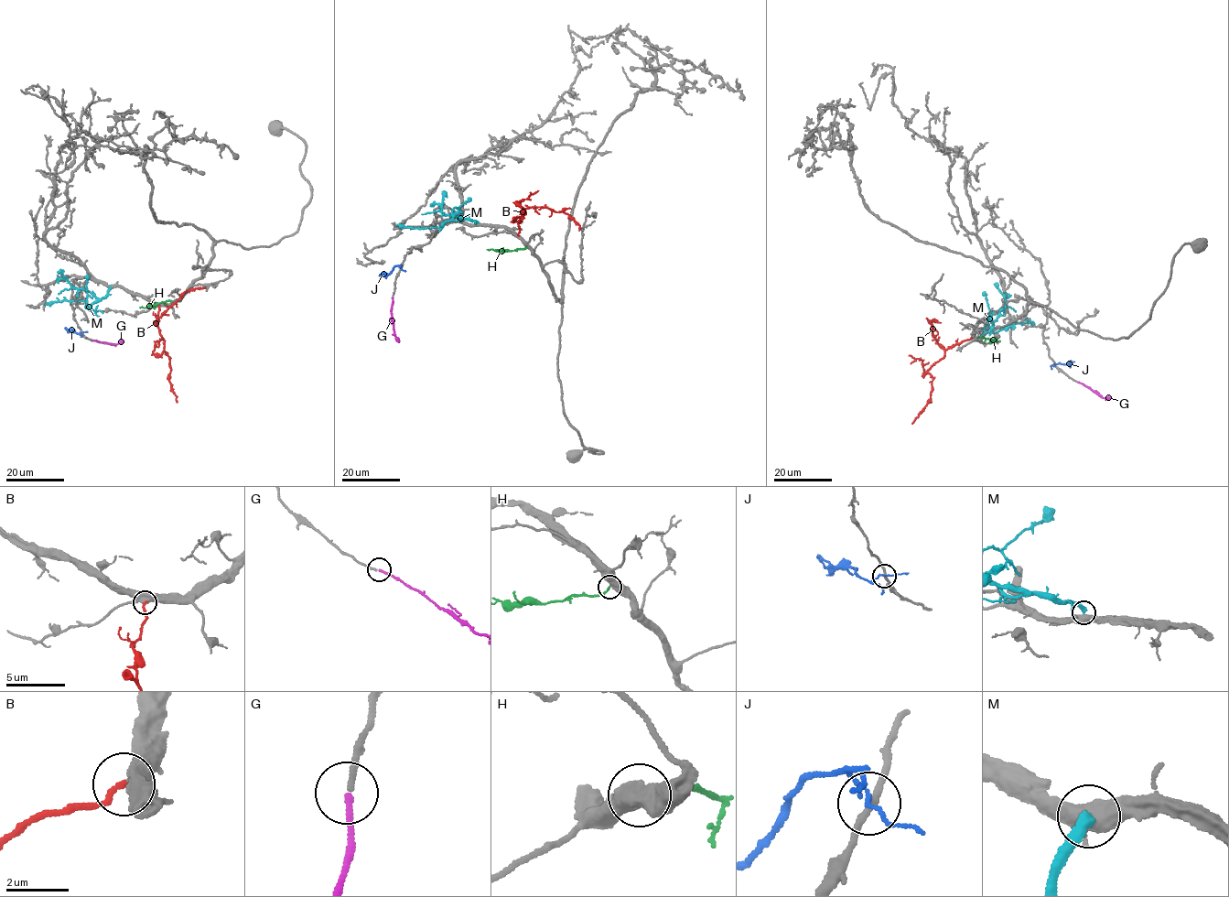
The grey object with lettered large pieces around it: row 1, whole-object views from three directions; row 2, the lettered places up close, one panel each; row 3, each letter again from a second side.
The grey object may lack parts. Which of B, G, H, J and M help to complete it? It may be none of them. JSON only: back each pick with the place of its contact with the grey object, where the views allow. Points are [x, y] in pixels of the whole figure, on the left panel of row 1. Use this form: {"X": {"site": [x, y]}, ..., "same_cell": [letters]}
{"B": {"site": [159, 306]}, "G": {"site": [92, 340]}, "H": {"site": [171, 301]}, "same_cell": ["B", "G", "H"]}

